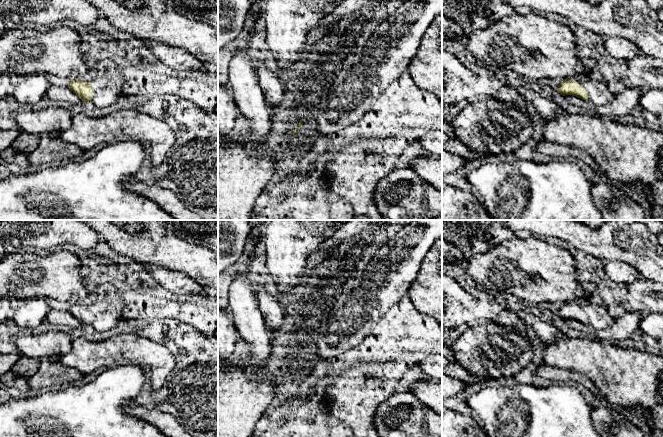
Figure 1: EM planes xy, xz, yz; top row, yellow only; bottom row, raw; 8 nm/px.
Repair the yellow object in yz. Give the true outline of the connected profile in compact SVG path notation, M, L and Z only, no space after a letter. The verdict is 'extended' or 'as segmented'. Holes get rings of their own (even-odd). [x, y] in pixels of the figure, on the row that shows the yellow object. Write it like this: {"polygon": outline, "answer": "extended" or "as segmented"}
{"polygon": "M574 79L563 80L559 84L557 91L561 95L572 95L583 100L589 101L595 106L601 106L609 103L614 98L614 95L606 83L593 79L575 81Z", "answer": "extended"}

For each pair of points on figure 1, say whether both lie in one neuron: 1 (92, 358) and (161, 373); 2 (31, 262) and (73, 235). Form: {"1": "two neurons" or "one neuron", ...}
{"1": "one neuron", "2": "two neurons"}

